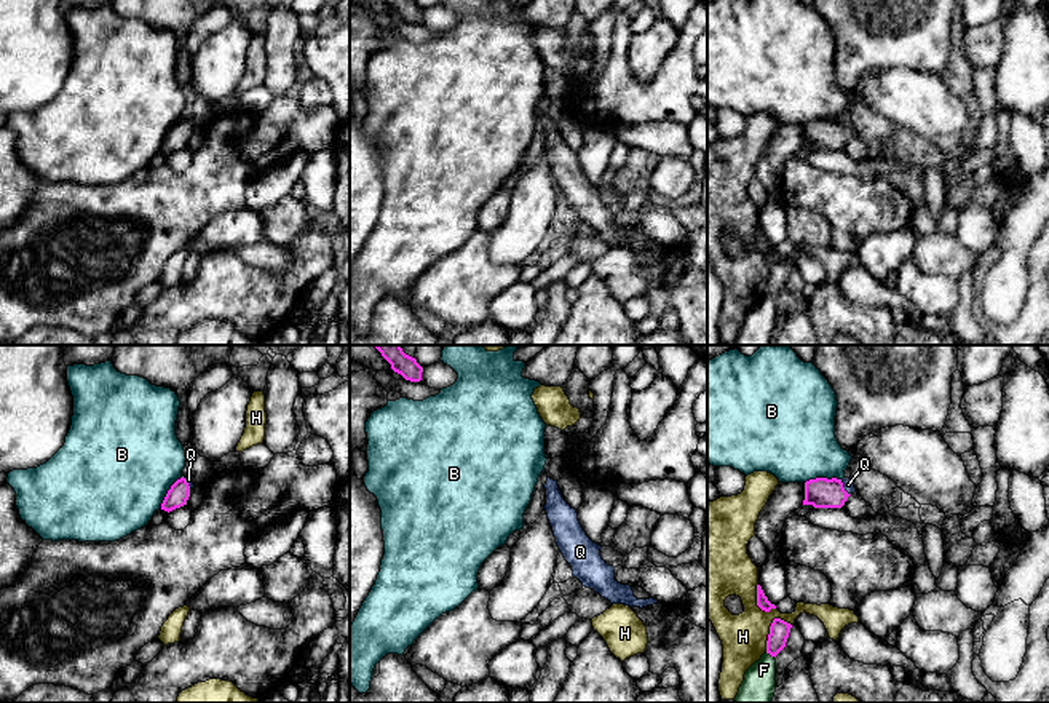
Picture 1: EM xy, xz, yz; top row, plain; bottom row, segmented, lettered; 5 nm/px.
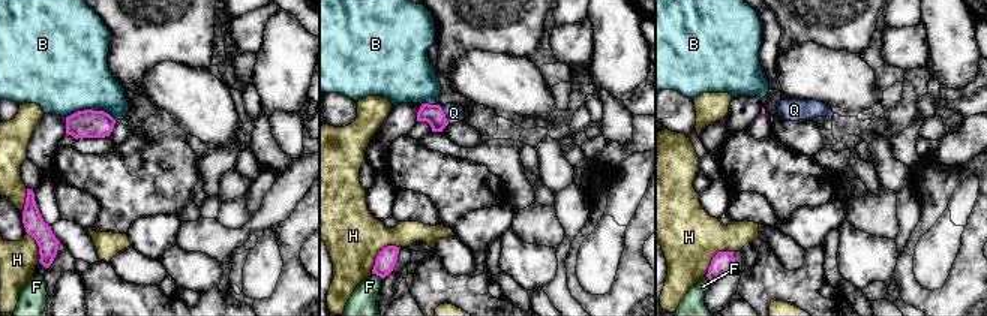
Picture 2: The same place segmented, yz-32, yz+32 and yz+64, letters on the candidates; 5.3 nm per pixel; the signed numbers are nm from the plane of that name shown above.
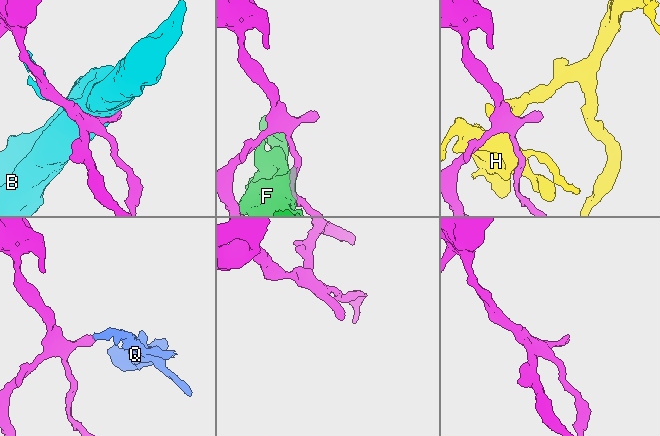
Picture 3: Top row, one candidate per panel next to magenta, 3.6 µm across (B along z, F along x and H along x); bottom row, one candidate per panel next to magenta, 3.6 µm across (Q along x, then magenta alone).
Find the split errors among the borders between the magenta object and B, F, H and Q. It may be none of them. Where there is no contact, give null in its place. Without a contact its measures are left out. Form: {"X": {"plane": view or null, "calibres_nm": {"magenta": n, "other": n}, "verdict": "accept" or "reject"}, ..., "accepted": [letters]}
{"B": {"plane": "yz", "calibres_nm": {"magenta": 160, "other": 420}, "verdict": "reject"}, "F": {"plane": "yz", "calibres_nm": {"magenta": 100, "other": 190}, "verdict": "reject"}, "H": {"plane": "yz", "calibres_nm": {"magenta": 100, "other": 220}, "verdict": "reject"}, "Q": {"plane": "yz", "calibres_nm": {"magenta": 160, "other": 50}, "verdict": "accept"}, "accepted": ["Q"]}

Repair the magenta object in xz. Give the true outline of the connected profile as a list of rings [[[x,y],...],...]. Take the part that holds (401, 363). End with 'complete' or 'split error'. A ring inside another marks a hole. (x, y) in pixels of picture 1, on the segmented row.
[[[374,345],[382,356],[391,364],[391,369],[401,374],[406,380],[420,382],[423,367],[415,358],[406,355],[401,345]]] | complete

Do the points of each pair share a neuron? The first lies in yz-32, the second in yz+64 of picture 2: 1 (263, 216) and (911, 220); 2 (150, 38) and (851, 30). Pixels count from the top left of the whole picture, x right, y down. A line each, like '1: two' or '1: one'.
1: two
2: one

